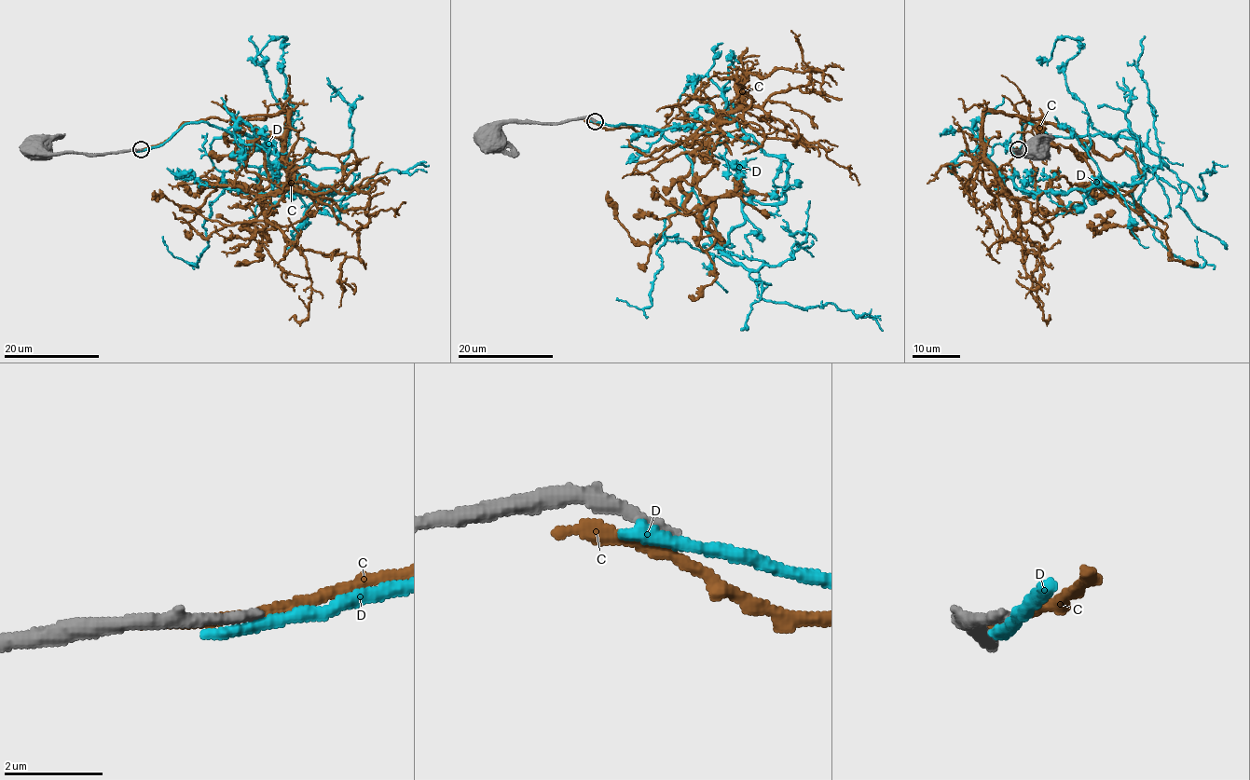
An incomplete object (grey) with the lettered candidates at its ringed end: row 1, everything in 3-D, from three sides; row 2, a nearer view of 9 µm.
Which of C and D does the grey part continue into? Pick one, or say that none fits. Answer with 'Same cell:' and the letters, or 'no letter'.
Same cell: no letter

